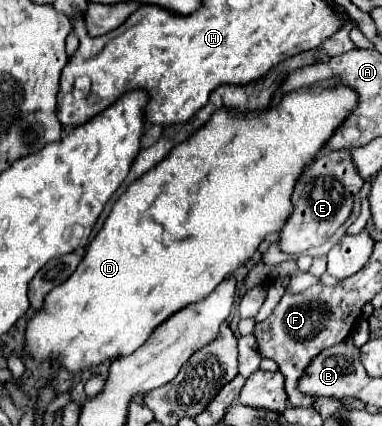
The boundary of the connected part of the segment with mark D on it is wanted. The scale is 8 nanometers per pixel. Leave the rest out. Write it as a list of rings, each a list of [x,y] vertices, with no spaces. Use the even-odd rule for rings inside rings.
[[[315,84],[315,88],[307,88],[307,90],[301,88],[301,92],[291,92],[289,96],[283,96],[279,106],[273,104],[271,108],[261,112],[261,116],[249,116],[249,120],[245,120],[243,116],[241,116],[241,120],[233,120],[233,116],[225,116],[225,112],[217,112],[217,116],[211,116],[209,124],[205,124],[201,128],[201,132],[195,132],[195,136],[189,138],[185,144],[179,144],[177,148],[173,148],[169,152],[169,156],[157,164],[157,168],[151,168],[149,172],[145,172],[117,200],[117,204],[113,206],[113,212],[105,220],[101,232],[91,242],[93,246],[89,244],[87,254],[79,262],[77,270],[69,276],[69,280],[65,280],[61,286],[53,288],[45,296],[41,310],[35,312],[33,318],[27,322],[25,358],[35,360],[37,364],[57,362],[61,368],[65,368],[67,372],[73,372],[73,374],[83,372],[83,370],[93,372],[97,366],[109,364],[119,356],[129,356],[131,352],[141,348],[147,342],[147,338],[153,334],[153,330],[161,322],[165,322],[169,316],[179,312],[181,308],[205,300],[217,288],[217,284],[223,282],[223,278],[227,278],[231,272],[235,272],[243,262],[247,262],[253,256],[253,252],[259,248],[261,240],[267,234],[281,230],[281,224],[285,224],[285,216],[289,216],[291,192],[295,188],[297,176],[301,176],[301,172],[305,170],[305,164],[309,164],[321,152],[325,140],[329,140],[329,136],[333,136],[337,124],[341,124],[341,120],[345,120],[345,112],[349,112],[349,108],[353,108],[353,104],[357,104],[357,96],[353,96],[353,90],[345,88],[343,84]]]

